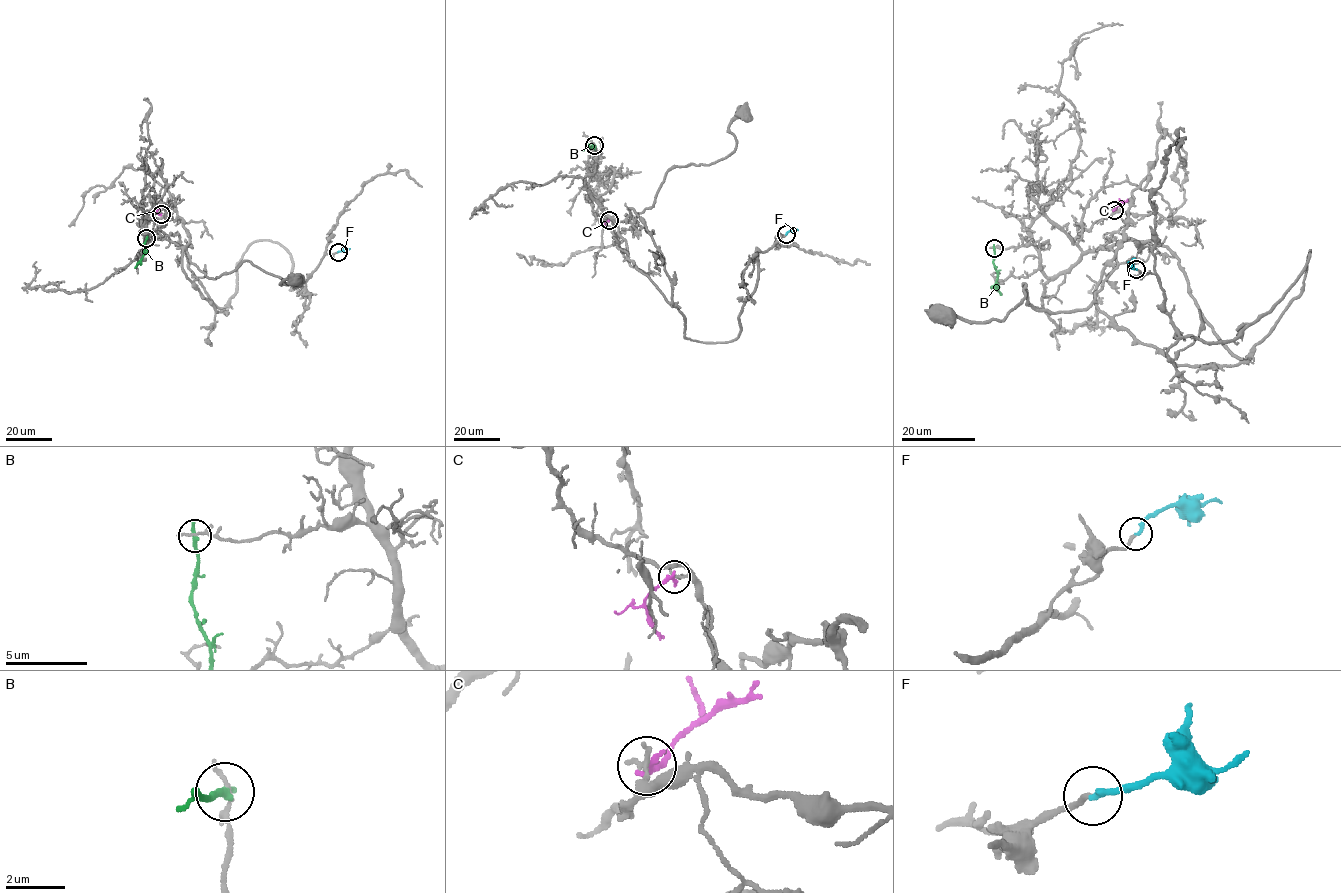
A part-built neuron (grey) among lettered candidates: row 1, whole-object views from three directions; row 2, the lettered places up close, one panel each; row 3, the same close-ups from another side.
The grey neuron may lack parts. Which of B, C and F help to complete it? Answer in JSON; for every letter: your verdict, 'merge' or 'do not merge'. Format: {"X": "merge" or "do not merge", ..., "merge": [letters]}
{"B": "do not merge", "C": "do not merge", "F": "merge", "merge": ["F"]}

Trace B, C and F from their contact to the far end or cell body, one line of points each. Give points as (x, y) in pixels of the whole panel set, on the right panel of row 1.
B: (994, 247), (997, 290), (1001, 294)
C: (1113, 209), (1127, 199)
F: (1136, 269), (1130, 267), (1135, 257)

